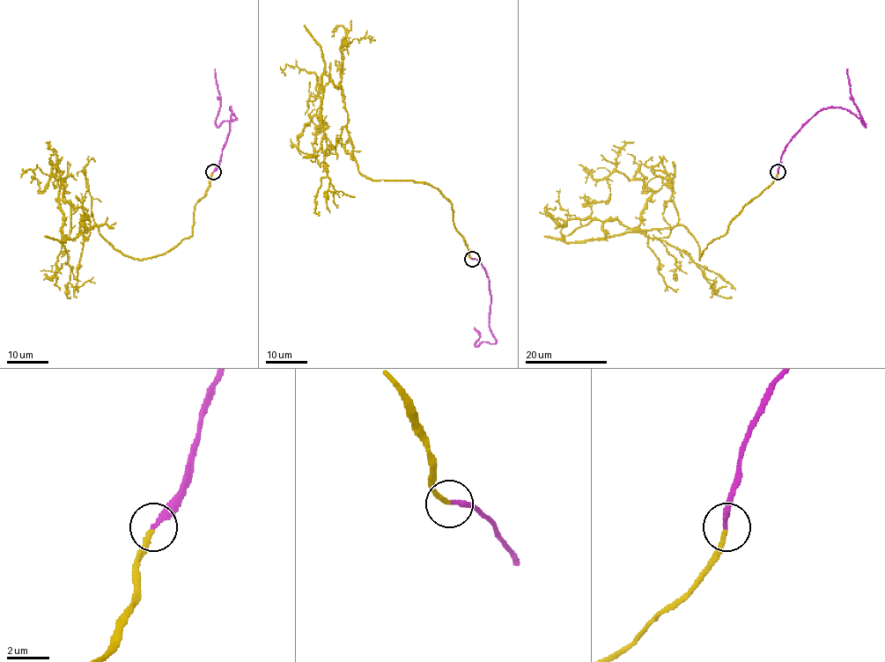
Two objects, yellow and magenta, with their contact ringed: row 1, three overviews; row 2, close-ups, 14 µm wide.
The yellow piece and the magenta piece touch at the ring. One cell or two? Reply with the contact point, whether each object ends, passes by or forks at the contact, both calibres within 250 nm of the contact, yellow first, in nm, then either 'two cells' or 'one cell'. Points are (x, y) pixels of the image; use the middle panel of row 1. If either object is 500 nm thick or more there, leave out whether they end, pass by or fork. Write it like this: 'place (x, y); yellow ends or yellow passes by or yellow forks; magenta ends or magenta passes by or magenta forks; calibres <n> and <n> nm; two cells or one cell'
place (472, 259); yellow ends; magenta ends; calibres 220 and 240 nm; one cell

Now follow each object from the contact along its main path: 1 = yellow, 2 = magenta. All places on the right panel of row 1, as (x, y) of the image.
1: (778, 172), (700, 260), (682, 225), (609, 220), (593, 239), (633, 232), (652, 190), (622, 172), (586, 178)
2: (778, 172), (780, 156), (790, 140), (820, 111), (844, 107), (860, 118), (865, 127), (851, 95), (846, 69)

